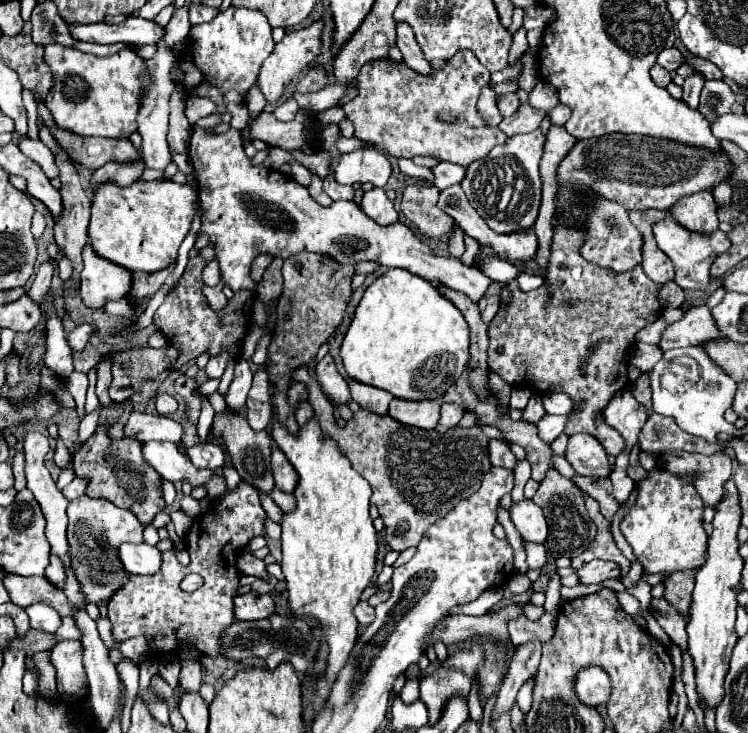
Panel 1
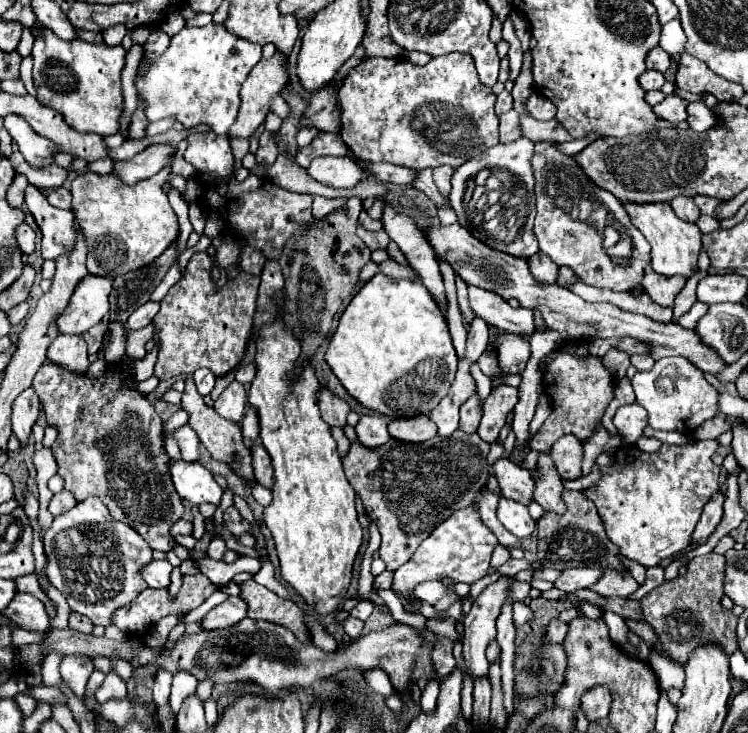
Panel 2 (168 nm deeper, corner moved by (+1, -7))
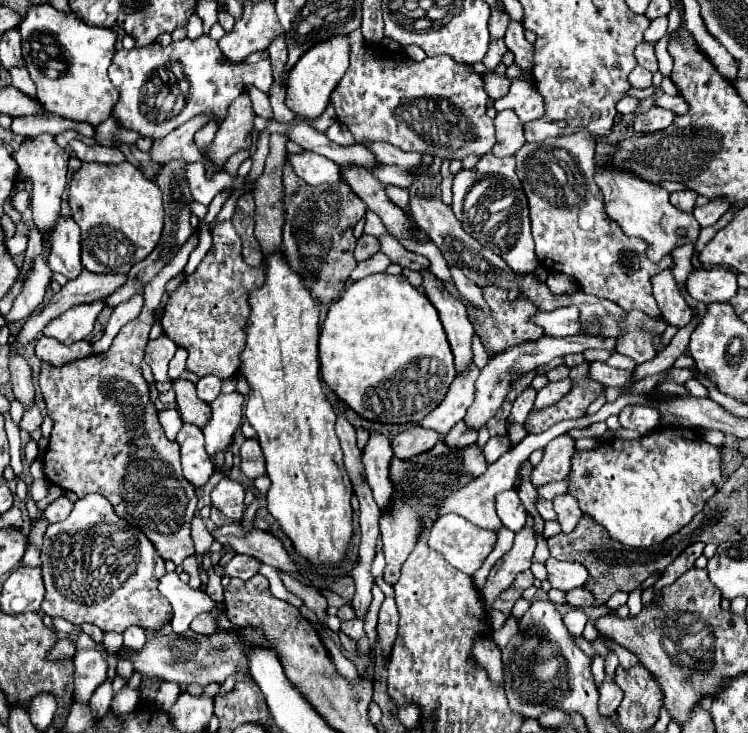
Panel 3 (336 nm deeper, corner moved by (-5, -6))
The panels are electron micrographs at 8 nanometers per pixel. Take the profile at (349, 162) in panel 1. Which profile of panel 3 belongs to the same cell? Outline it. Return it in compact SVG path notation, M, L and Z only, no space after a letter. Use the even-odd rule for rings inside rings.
M302 152L302 154L288 154L288 158L294 166L294 172L310 186L344 182L342 166L338 166L336 162L332 162L320 154Z

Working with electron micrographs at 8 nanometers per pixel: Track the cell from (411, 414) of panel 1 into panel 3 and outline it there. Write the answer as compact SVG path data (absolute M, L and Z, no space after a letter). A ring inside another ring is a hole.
M408 426L400 434L396 434L396 438L392 440L392 450L394 450L394 456L406 460L420 452L430 450L438 440L440 440L440 434L434 430L426 430L422 426Z

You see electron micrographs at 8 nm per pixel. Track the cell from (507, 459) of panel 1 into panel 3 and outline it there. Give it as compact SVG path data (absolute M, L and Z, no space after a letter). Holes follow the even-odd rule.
M536 496L536 510L540 512L540 516L544 520L554 520L556 518L556 512L552 508L552 502L550 500L544 500L542 496Z

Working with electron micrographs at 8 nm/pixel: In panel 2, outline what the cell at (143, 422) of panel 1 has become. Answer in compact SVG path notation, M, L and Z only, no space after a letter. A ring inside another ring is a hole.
M184 425L176 431L176 441L180 445L180 453L182 453L182 461L198 461L200 459L200 441L198 435L192 431L192 427Z

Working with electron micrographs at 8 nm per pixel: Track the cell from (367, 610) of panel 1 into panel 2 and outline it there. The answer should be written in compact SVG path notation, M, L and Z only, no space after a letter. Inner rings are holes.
M346 617L344 623L342 623L342 629L344 629L344 633L346 633L350 639L360 637L362 627L364 627L364 621L360 621L360 619L356 619L356 617Z

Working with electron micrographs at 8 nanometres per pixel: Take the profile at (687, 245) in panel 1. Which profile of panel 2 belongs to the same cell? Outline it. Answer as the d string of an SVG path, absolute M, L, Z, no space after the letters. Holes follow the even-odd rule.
M624 203L624 209L632 221L632 225L638 227L638 231L646 237L652 251L652 269L660 275L684 275L692 277L694 267L698 263L698 253L702 247L702 233L694 223L682 221L674 215L670 203Z

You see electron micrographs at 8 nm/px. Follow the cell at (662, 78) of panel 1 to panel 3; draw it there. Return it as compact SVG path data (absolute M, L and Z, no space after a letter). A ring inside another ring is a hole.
M636 66L636 68L630 72L628 80L630 80L632 88L640 88L640 90L644 90L644 88L650 88L650 86L652 86L652 72L642 70L640 66Z

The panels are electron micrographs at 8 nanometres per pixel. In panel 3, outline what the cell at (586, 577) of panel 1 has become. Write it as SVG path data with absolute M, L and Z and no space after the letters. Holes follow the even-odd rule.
M554 558L546 560L546 568L548 568L548 580L552 584L552 588L568 592L574 588L580 588L586 584L588 580L588 572L584 570L582 564L572 564L572 562L558 562Z

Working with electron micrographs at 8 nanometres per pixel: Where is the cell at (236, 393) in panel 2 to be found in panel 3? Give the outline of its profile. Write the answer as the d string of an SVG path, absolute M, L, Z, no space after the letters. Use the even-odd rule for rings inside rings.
M238 392L232 394L220 394L214 402L210 402L212 418L202 428L206 438L206 452L210 456L226 454L226 450L232 444L232 436L236 428L242 424L242 406L244 396Z

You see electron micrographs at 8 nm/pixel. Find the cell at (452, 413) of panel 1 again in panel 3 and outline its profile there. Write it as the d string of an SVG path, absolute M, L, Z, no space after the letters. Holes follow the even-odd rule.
M474 362L464 372L456 374L442 404L436 406L420 424L424 428L436 430L440 436L446 436L466 416L466 410L472 406L474 392L476 392L474 384L478 374L480 374L480 368Z

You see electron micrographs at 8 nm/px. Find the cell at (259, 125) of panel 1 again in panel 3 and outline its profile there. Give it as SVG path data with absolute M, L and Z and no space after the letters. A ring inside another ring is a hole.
M386 186L386 194L388 194L388 198L390 198L396 206L400 206L402 210L408 208L408 200L410 200L410 196L408 196L408 190L406 190L406 188Z

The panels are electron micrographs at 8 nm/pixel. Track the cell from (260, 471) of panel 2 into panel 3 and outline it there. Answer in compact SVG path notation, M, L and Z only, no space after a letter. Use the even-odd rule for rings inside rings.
M246 440L240 448L240 456L242 456L240 470L250 480L254 480L258 476L266 476L266 460L262 458L262 448L256 440Z

